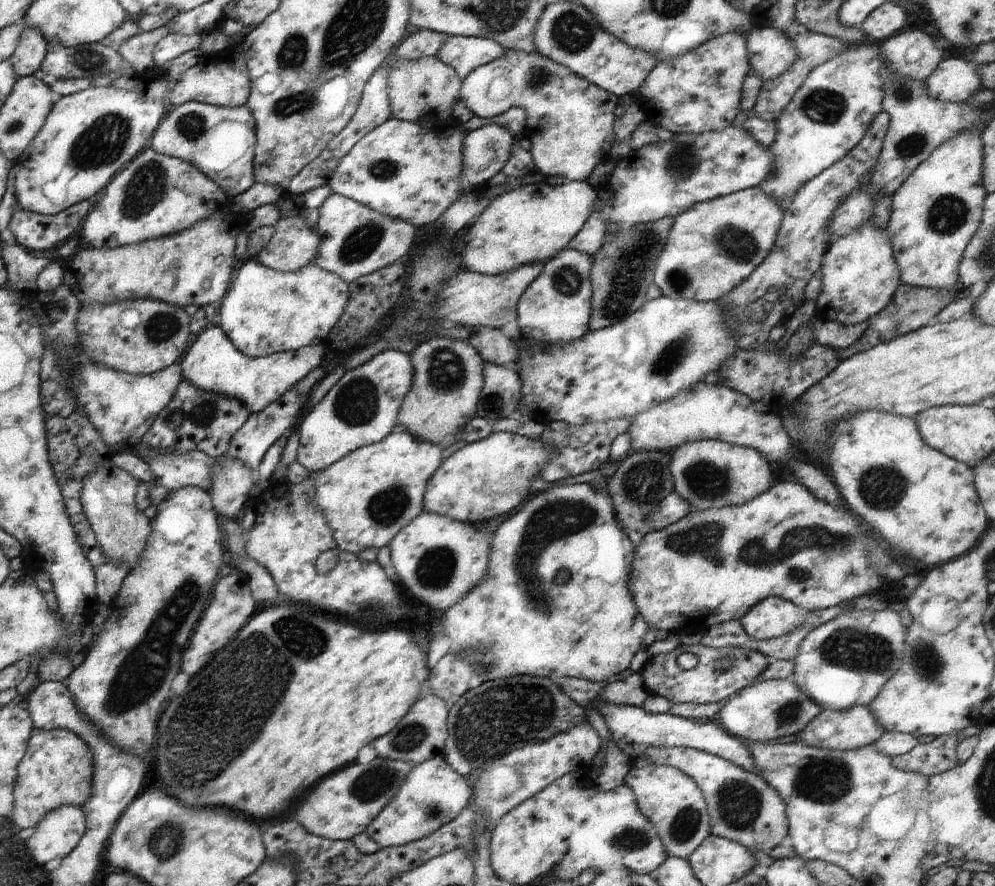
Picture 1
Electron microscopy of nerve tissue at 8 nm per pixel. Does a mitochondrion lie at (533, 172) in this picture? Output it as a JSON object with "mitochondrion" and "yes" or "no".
{"mitochondrion":"no"}

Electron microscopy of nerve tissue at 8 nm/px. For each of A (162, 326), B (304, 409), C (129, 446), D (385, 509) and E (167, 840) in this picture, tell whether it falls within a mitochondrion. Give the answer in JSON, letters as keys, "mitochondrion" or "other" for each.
{"A":"mitochondrion","B":"other","C":"other","D":"mitochondrion","E":"mitochondrion"}

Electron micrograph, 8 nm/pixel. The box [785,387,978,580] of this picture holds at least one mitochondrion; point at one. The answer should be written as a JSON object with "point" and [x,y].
{"point":[883,487]}

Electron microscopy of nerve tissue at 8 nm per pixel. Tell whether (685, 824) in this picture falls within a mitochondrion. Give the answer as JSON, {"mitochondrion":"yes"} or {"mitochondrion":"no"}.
{"mitochondrion":"yes"}

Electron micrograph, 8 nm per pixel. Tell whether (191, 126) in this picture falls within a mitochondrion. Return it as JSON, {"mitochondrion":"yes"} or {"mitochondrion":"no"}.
{"mitochondrion":"yes"}

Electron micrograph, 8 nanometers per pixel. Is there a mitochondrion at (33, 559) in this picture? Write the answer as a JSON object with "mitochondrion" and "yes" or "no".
{"mitochondrion":"no"}

